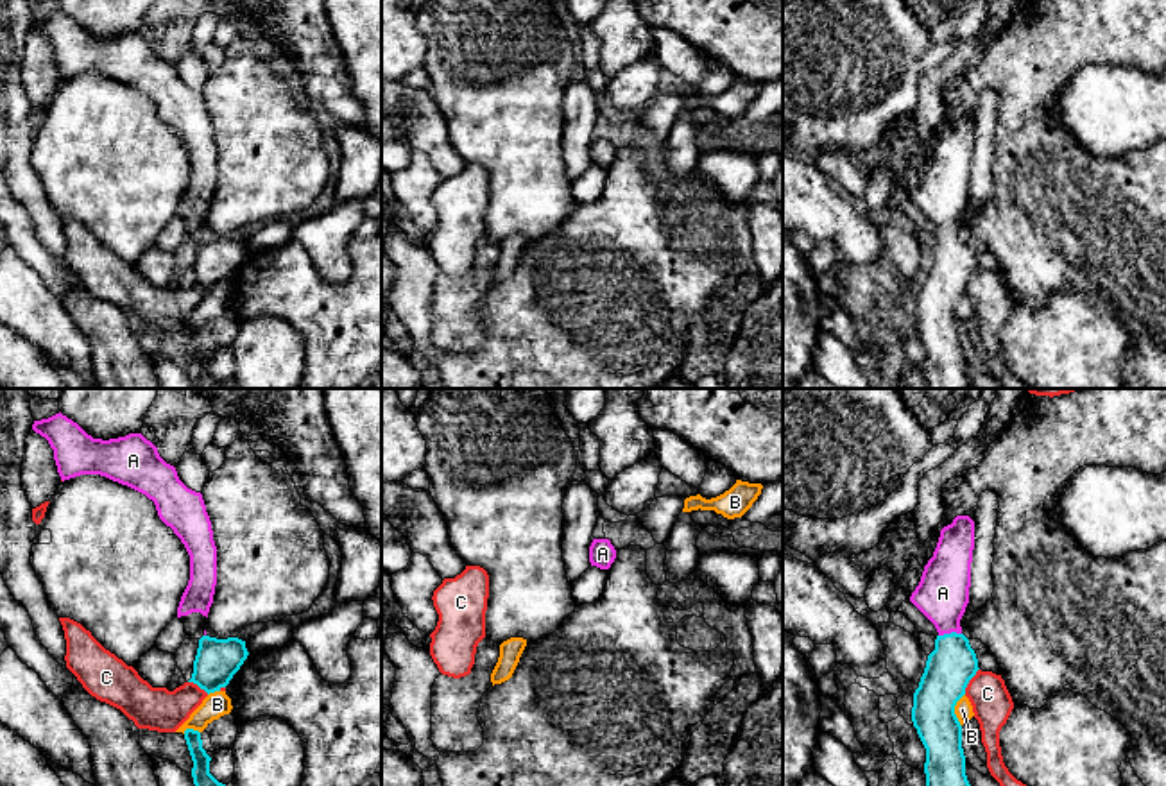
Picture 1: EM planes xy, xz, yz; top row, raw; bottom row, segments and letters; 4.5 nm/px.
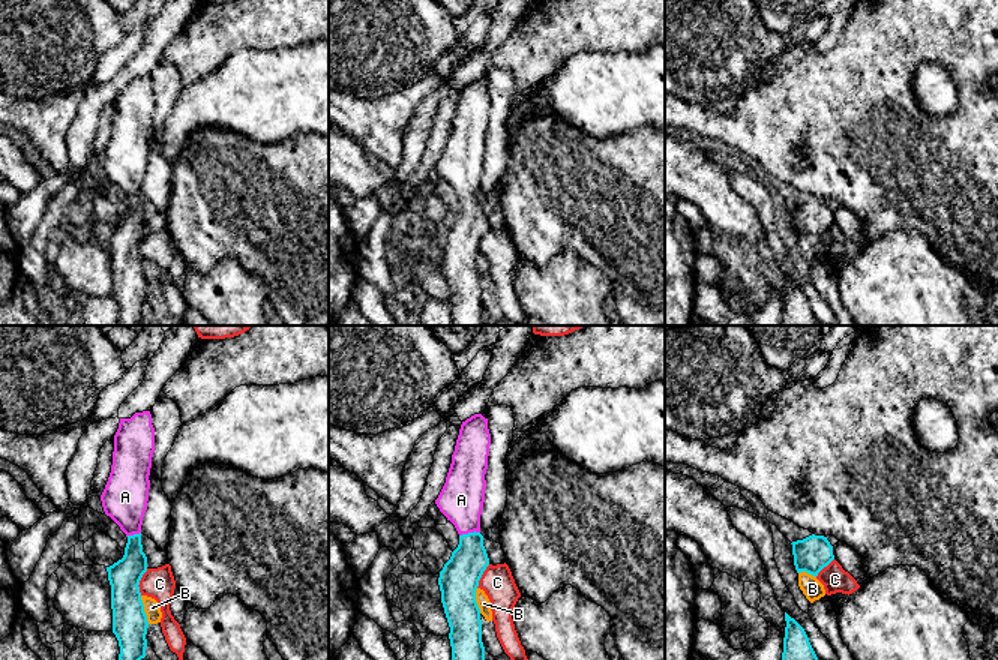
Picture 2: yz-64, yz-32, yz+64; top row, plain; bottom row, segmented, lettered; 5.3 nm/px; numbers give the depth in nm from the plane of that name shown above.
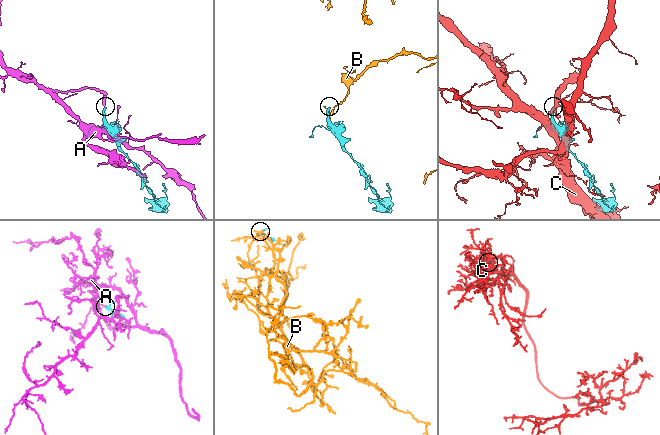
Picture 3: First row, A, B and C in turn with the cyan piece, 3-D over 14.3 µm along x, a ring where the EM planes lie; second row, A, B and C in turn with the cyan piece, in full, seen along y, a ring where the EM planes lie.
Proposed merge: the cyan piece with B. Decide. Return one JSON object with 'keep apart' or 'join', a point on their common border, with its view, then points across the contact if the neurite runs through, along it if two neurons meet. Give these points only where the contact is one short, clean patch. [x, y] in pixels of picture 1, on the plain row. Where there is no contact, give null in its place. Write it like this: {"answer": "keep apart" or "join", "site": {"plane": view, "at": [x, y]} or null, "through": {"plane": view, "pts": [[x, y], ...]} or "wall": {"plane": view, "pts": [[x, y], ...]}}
{"answer": "keep apart", "site": {"plane": "yz", "at": [953, 308]}, "wall": {"plane": "yz", "pts": [[964, 292], [955, 305], [955, 316], [960, 324]]}}

